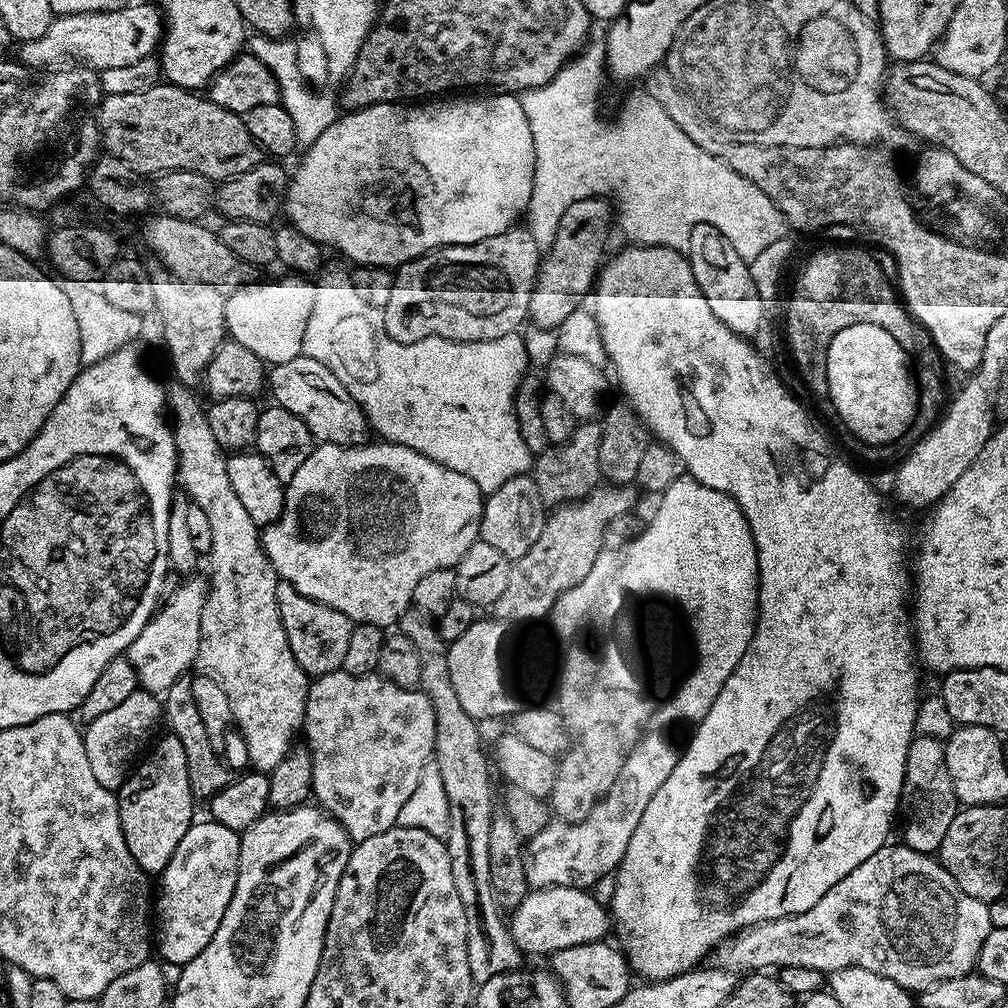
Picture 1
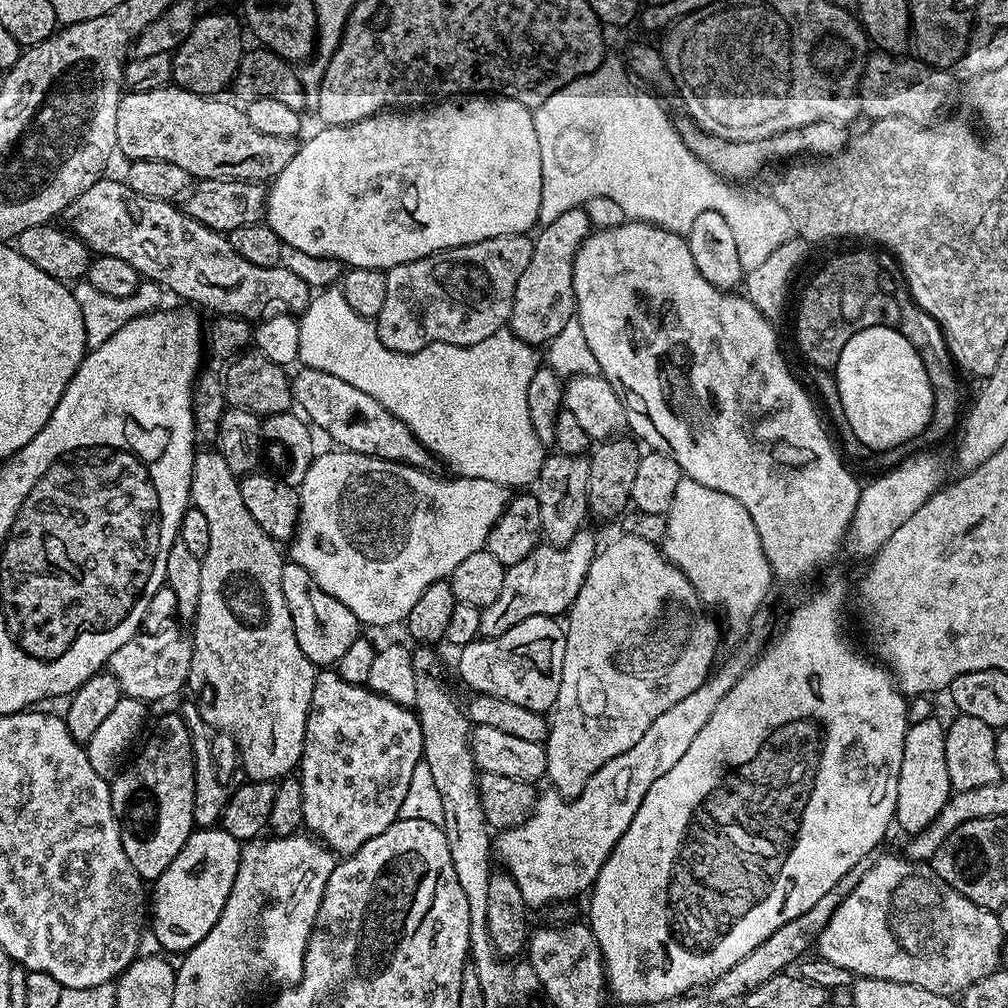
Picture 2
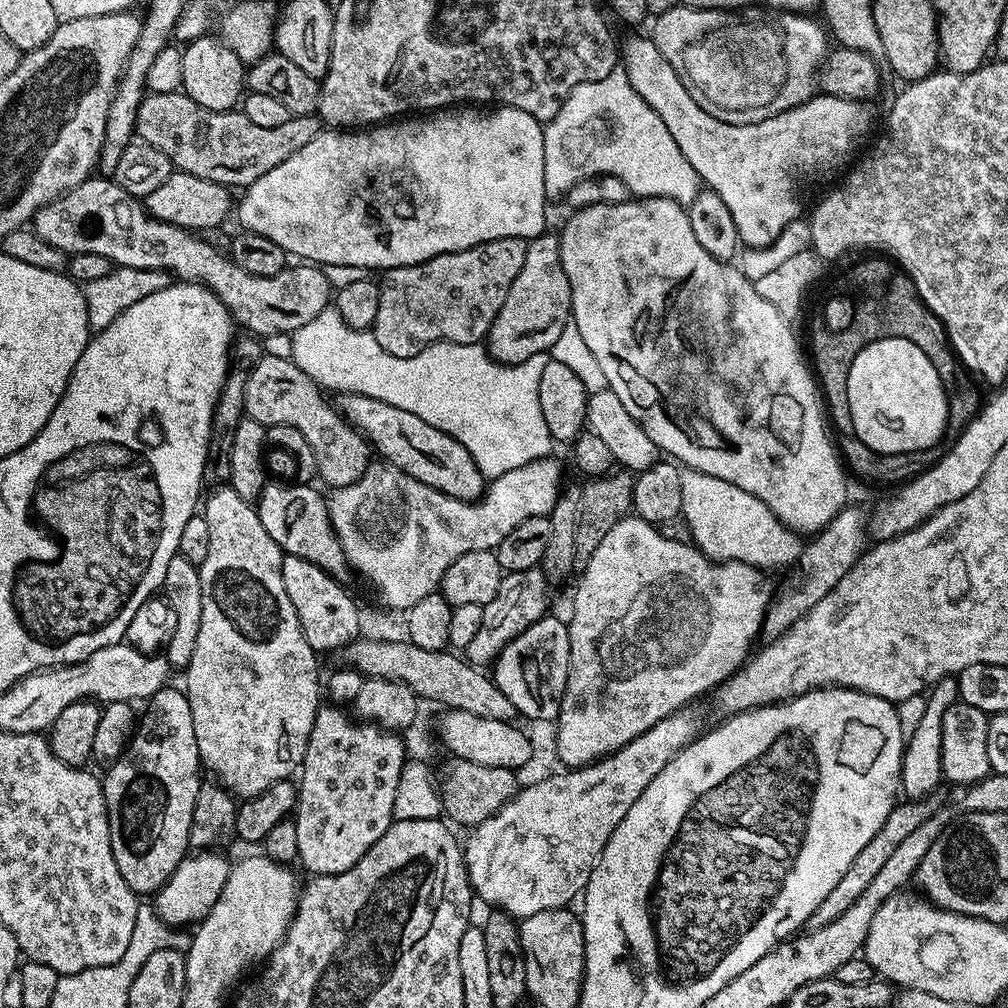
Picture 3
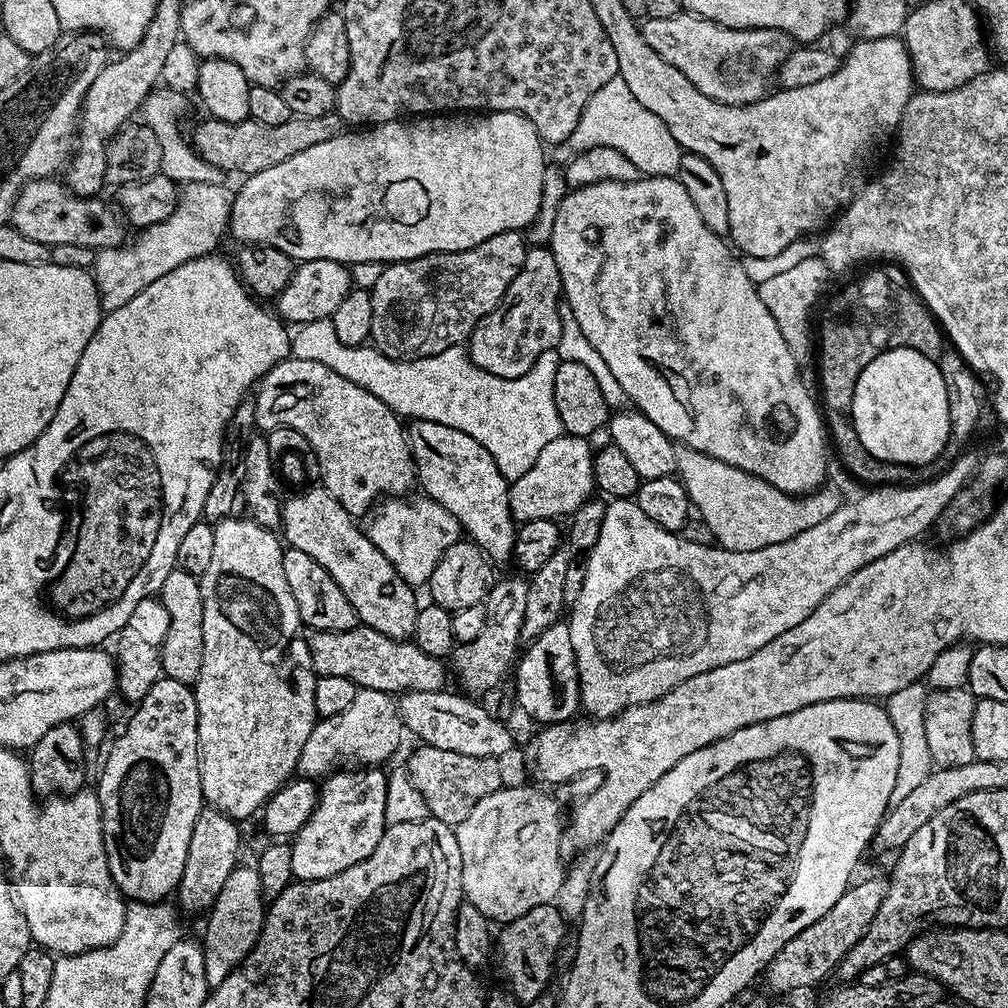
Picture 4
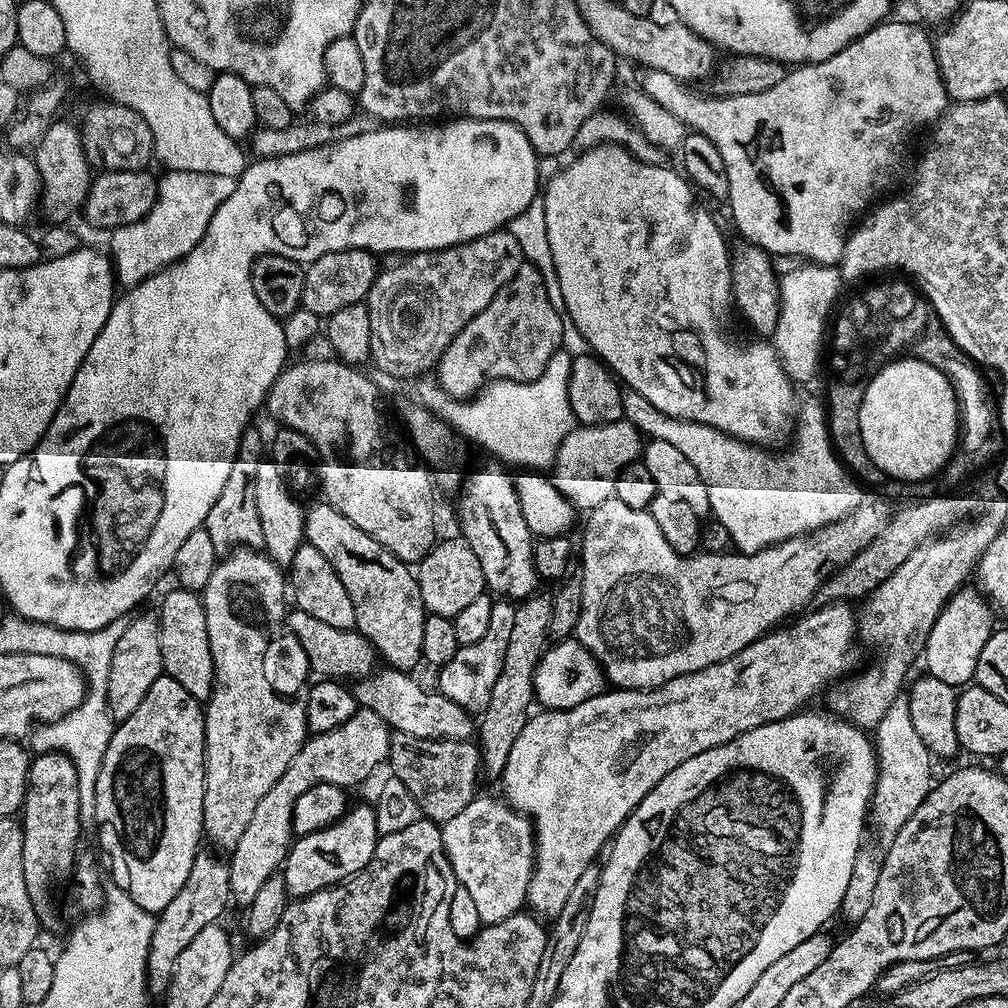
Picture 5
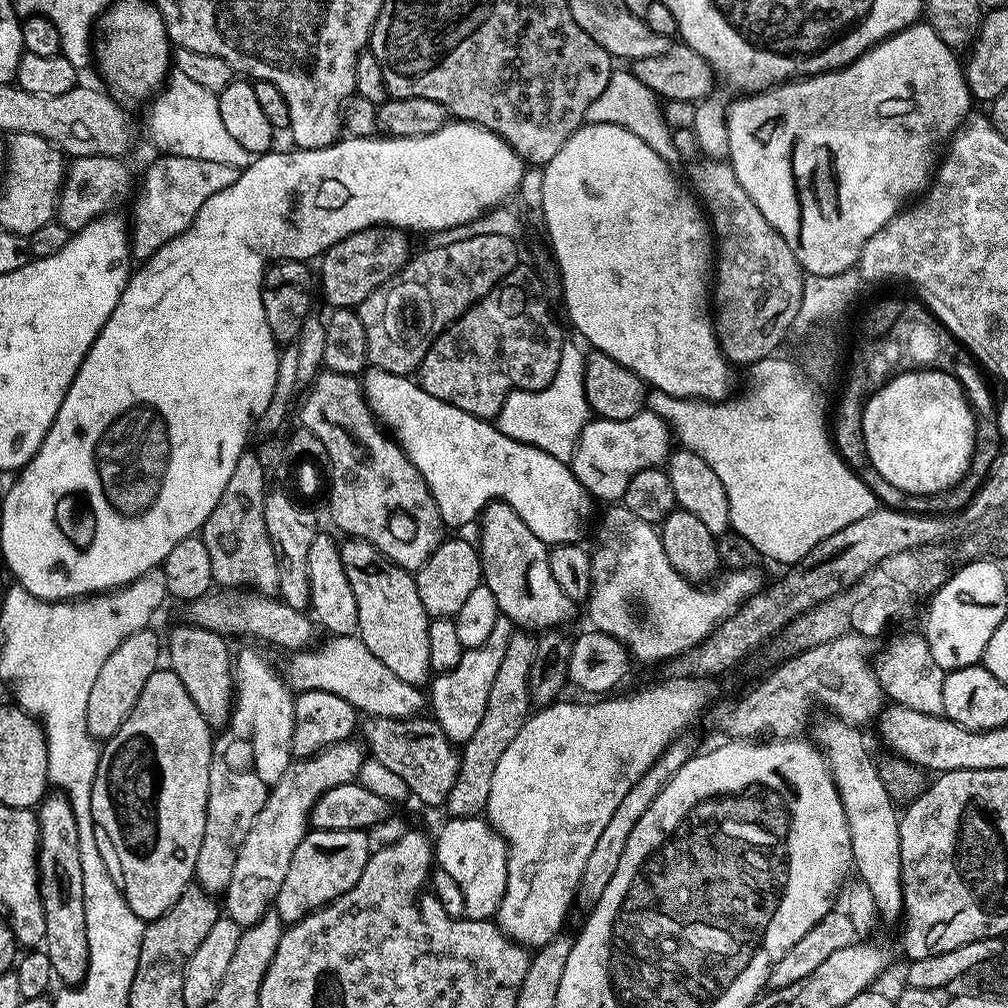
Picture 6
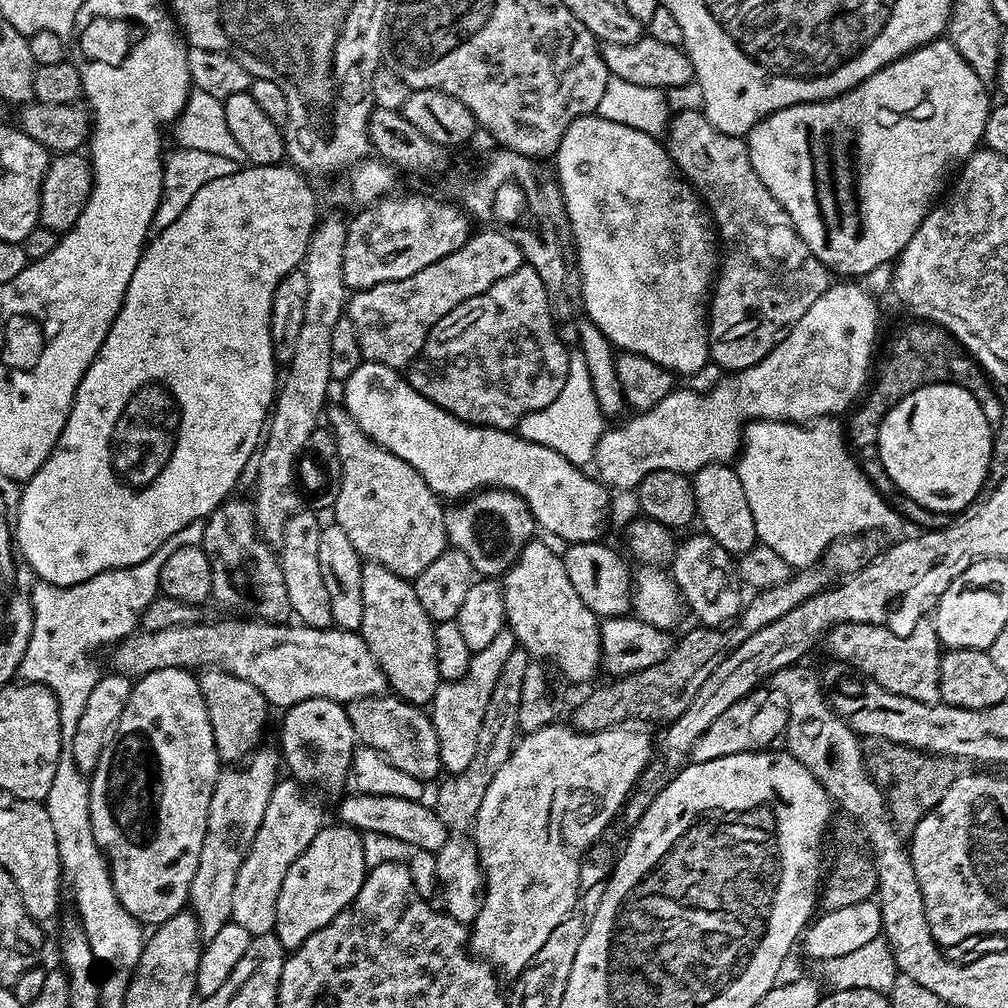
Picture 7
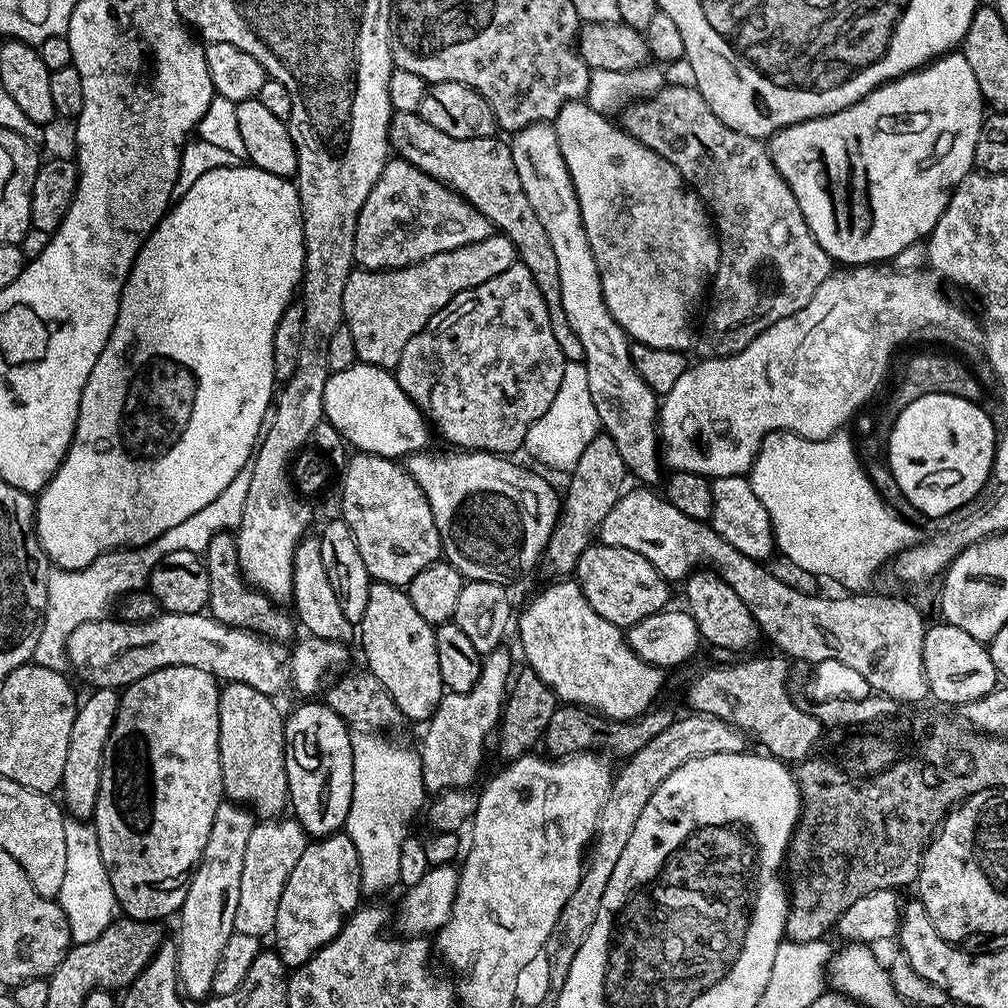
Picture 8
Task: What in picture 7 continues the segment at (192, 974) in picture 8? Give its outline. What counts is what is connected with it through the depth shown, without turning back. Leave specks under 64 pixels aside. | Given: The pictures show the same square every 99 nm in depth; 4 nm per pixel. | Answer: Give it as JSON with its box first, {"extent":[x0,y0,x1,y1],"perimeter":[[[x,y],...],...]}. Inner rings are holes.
{"extent":[188,747,281,938],"perimeter":[[[264,747],[249,752],[243,762],[225,767],[210,798],[206,838],[202,838],[198,870],[194,870],[194,882],[188,891],[190,910],[198,918],[200,934],[204,938],[218,934],[218,930],[231,921],[234,882],[238,882],[238,870],[242,870],[242,862],[254,842],[254,834],[258,834],[258,826],[262,826],[266,802],[270,802],[270,794],[278,779],[276,767],[281,767],[281,753],[275,747]]]}

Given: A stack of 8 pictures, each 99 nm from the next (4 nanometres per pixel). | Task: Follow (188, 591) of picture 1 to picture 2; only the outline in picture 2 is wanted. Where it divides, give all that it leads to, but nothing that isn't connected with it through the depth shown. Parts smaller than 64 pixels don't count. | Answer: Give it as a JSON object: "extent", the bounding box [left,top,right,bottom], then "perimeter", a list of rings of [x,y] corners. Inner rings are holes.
{"extent":[107,626,192,700],"perimeter":[[[176,626],[162,628],[158,632],[141,631],[130,637],[114,654],[110,654],[107,671],[118,678],[118,686],[124,696],[135,700],[168,700],[184,688],[192,670],[192,641],[176,629]]]}

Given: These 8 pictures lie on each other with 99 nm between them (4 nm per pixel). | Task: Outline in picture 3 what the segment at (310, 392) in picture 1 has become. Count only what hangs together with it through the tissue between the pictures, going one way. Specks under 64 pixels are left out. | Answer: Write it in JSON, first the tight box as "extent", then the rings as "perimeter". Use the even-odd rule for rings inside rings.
{"extent":[338,392,486,501],"perimeter":[[[345,392],[339,397],[338,407],[341,416],[368,439],[377,457],[393,464],[398,470],[410,474],[410,478],[418,478],[418,482],[426,482],[426,486],[434,486],[434,490],[442,490],[442,494],[450,494],[459,500],[474,501],[484,495],[486,478],[482,470],[478,470],[474,458],[470,456],[470,450],[466,450],[462,442],[450,438],[450,434],[438,430],[438,426],[430,426],[430,422],[422,422],[418,414],[410,414],[410,410],[398,410],[398,406],[390,406],[366,394]]]}

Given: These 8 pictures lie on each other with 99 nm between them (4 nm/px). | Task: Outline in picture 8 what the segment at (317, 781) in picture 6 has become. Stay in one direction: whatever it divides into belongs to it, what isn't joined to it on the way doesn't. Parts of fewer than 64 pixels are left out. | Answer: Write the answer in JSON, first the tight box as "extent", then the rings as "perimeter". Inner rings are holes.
{"extent":[234,818,310,938],"perimeter":[[[295,818],[260,820],[250,830],[246,845],[246,858],[242,862],[242,887],[238,890],[238,910],[234,913],[234,926],[242,934],[254,934],[261,938],[271,937],[274,922],[278,919],[278,901],[286,890],[286,878],[294,870],[302,850],[310,843],[310,837]]]}

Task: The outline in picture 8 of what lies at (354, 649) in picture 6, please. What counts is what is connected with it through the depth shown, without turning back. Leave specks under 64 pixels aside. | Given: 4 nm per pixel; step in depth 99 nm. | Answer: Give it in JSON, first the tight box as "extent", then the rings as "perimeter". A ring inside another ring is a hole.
{"extent":[66,612,349,698],"perimeter":[[[164,612],[145,624],[126,624],[119,618],[82,622],[68,636],[66,655],[71,671],[76,671],[92,688],[123,690],[138,682],[138,678],[146,678],[146,674],[166,666],[198,666],[198,670],[206,670],[217,681],[254,686],[254,690],[276,698],[291,684],[300,692],[319,693],[325,683],[324,675],[331,668],[345,667],[349,650],[345,645],[320,640],[317,636],[303,639],[297,639],[291,645],[292,652],[287,652],[283,643],[273,642],[247,628],[223,624],[204,612]]]}

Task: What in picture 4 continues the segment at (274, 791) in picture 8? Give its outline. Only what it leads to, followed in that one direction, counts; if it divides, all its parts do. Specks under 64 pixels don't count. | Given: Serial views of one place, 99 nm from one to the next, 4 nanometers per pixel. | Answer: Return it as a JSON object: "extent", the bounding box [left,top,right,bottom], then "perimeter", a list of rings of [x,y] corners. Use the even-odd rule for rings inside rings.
{"extent":[158,567,202,686],"perimeter":[[[175,567],[170,574],[166,574],[166,582],[162,582],[158,599],[162,602],[162,606],[166,606],[166,614],[170,614],[170,630],[166,630],[166,638],[162,642],[162,654],[160,655],[160,666],[163,675],[167,679],[177,680],[189,686],[195,685],[198,674],[202,670],[202,590],[200,589],[200,581],[197,577],[186,574],[181,568]]]}

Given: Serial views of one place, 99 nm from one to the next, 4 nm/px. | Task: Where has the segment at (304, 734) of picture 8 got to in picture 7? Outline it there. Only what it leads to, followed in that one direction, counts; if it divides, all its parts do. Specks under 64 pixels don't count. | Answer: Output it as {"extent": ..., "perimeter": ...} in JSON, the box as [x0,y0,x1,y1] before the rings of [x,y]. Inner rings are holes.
{"extent":[279,698,358,792],"perimeter":[[[310,698],[298,702],[293,708],[283,713],[284,725],[280,728],[279,751],[282,753],[282,764],[289,768],[291,779],[303,782],[305,785],[321,784],[328,792],[345,791],[344,783],[347,785],[350,780],[350,769],[352,767],[352,756],[358,747],[358,741],[354,734],[354,726],[350,726],[350,718],[345,705],[336,700],[326,698]]]}

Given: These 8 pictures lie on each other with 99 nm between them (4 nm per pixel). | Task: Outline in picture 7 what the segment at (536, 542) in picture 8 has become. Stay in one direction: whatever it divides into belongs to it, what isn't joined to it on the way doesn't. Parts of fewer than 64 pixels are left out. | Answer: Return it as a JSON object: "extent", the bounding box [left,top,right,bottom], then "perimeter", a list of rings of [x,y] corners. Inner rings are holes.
{"extent":[444,488,538,578],"perimeter":[[[485,488],[473,492],[471,496],[453,503],[444,514],[444,529],[448,535],[451,547],[462,550],[466,558],[470,560],[473,573],[480,578],[500,578],[511,568],[512,563],[518,558],[518,554],[533,539],[538,525],[532,519],[532,512],[526,506],[526,502],[518,494],[507,492],[505,488]]]}

